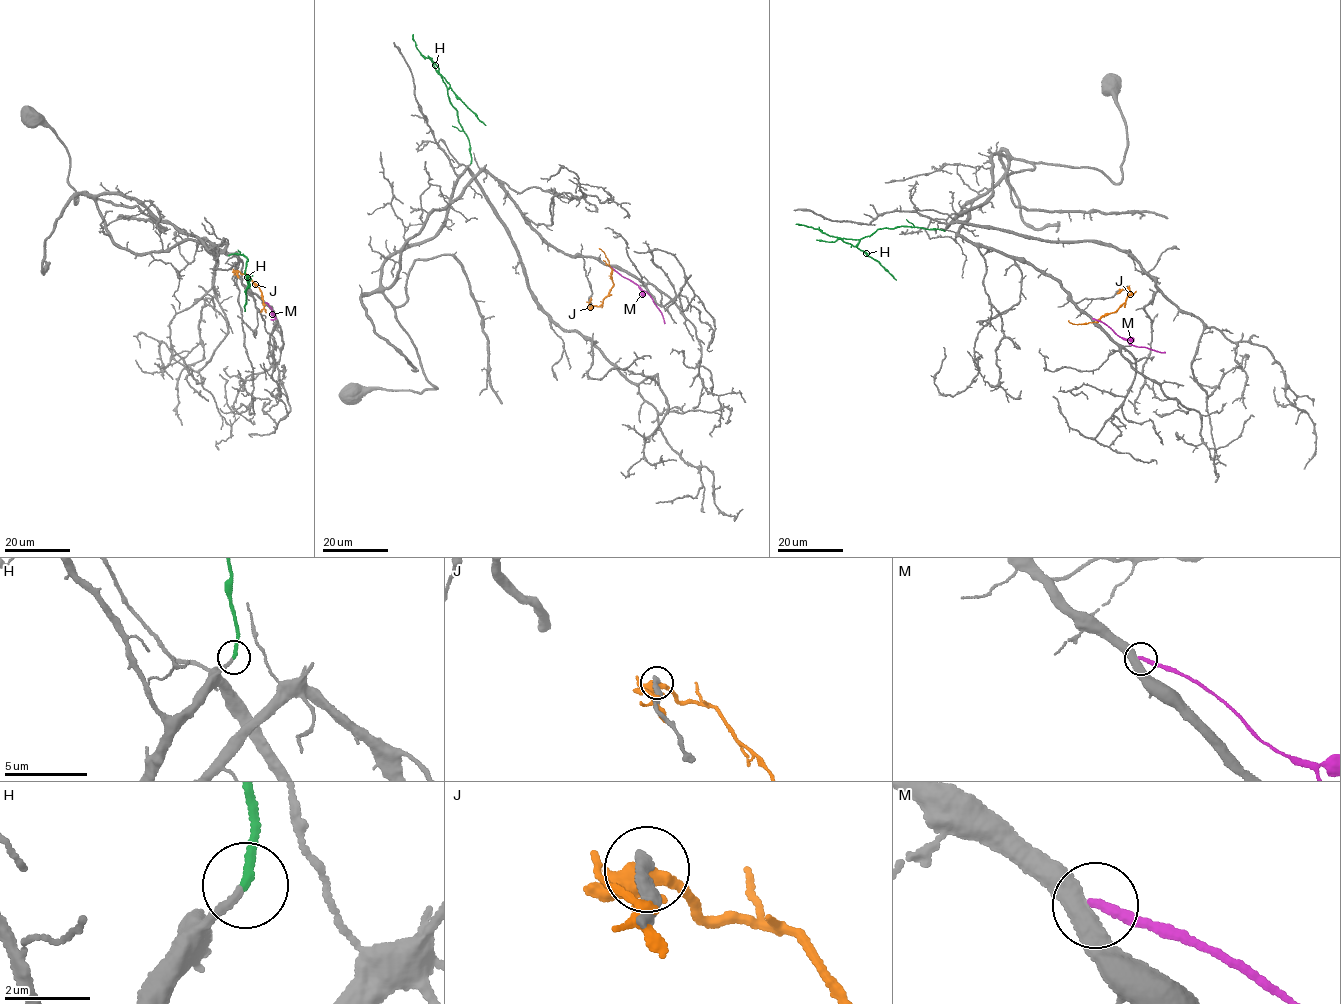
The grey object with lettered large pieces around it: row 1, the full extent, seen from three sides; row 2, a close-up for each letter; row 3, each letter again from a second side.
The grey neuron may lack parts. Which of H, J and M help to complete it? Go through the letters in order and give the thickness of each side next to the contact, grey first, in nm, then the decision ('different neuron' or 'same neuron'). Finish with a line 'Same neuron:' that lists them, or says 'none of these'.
H: 180/200 nm | same neuron
J: 320/360 nm | different neuron
M: 420/240 nm | different neuron
Same neuron: H

